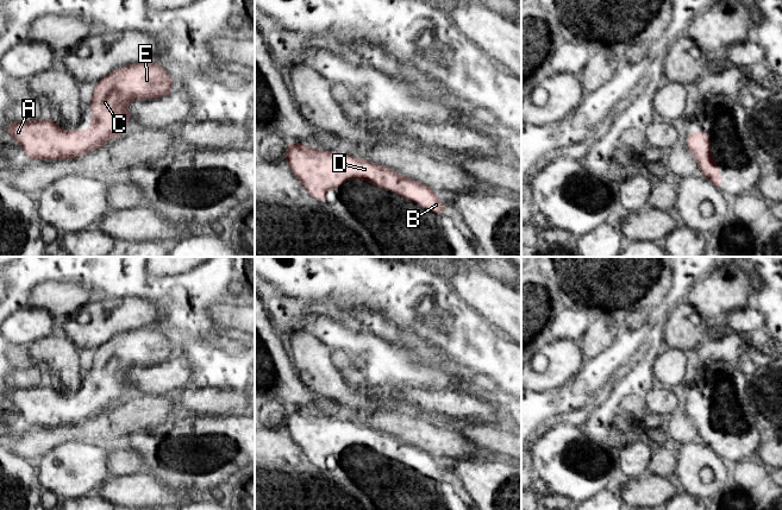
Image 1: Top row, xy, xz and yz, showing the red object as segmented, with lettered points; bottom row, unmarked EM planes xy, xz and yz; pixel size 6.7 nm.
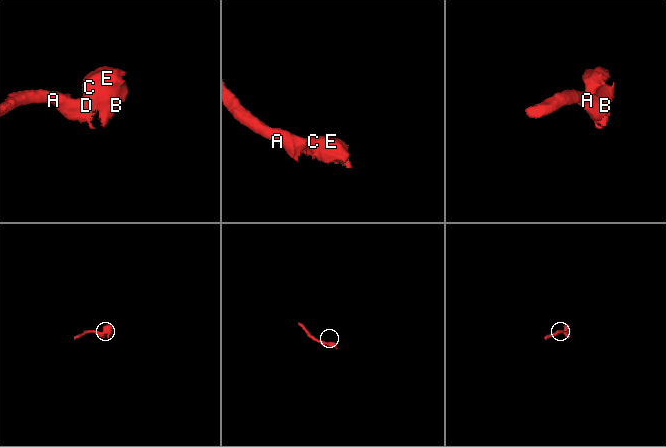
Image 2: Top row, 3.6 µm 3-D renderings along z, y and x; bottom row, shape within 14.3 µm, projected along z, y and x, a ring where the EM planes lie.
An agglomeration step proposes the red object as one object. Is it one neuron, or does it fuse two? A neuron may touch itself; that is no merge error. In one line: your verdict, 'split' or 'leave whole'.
leave whole

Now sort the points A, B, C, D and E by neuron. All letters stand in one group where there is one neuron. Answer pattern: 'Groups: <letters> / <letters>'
Groups: A B C D E

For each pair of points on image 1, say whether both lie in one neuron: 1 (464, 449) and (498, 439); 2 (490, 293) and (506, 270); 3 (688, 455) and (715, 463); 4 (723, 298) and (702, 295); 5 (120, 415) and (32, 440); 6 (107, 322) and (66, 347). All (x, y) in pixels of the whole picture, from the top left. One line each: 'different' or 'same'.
1: different
2: different
3: same
4: same
5: same
6: different

